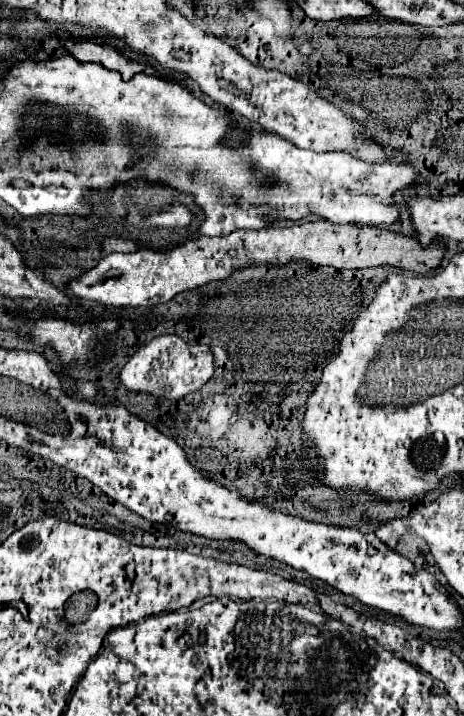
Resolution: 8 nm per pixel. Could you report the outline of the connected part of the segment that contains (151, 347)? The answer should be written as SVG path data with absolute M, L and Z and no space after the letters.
M178 335L154 337L150 343L142 345L120 371L120 383L134 391L164 399L182 399L190 393L200 391L200 387L214 375L214 355L208 345L192 347L184 343Z

